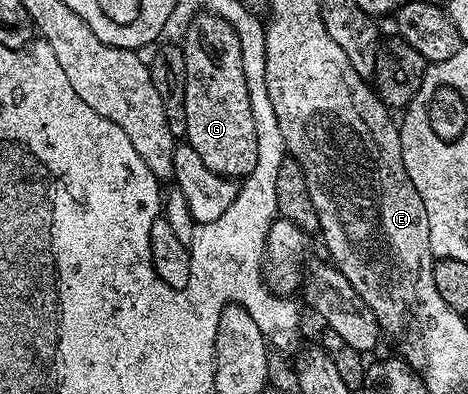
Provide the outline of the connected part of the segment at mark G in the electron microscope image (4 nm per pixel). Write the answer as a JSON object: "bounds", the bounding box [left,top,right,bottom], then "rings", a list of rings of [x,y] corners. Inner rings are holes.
{"bounds":[181,16,257,178],"rings":[[[199,16],[187,28],[181,39],[185,58],[185,126],[186,143],[197,150],[197,158],[219,176],[242,178],[257,166],[257,126],[253,122],[253,106],[249,106],[249,86],[245,86],[245,72],[241,62],[241,46],[233,26],[220,16]]]}

